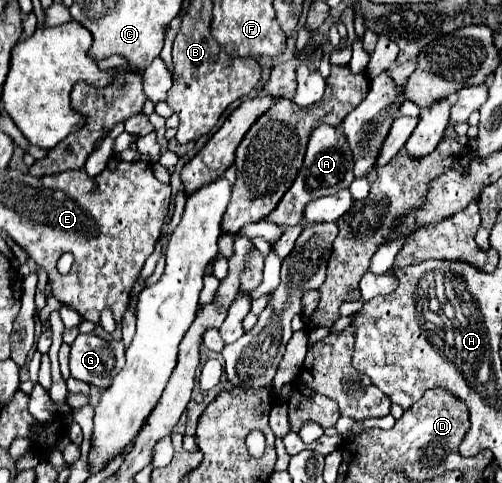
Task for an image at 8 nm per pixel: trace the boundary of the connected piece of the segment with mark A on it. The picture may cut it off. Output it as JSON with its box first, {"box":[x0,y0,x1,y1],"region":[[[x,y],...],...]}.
{"box":[268,125,354,227],"region":[[[320,125],[312,131],[312,135],[308,139],[304,165],[298,171],[296,181],[284,193],[278,207],[272,211],[272,215],[268,219],[272,223],[280,223],[280,225],[286,225],[286,227],[288,225],[298,225],[300,223],[300,211],[304,211],[308,201],[324,197],[324,195],[334,195],[340,189],[348,187],[352,181],[354,181],[354,159],[352,159],[352,151],[350,151],[350,145],[348,145],[344,133],[338,131],[336,127]]]}

